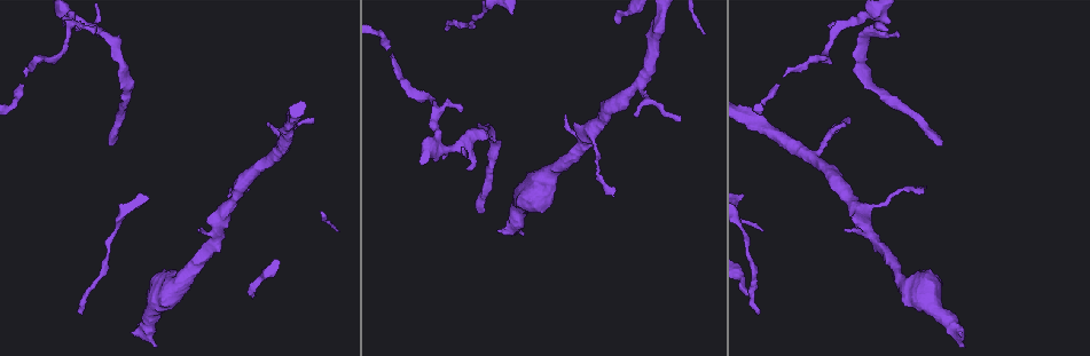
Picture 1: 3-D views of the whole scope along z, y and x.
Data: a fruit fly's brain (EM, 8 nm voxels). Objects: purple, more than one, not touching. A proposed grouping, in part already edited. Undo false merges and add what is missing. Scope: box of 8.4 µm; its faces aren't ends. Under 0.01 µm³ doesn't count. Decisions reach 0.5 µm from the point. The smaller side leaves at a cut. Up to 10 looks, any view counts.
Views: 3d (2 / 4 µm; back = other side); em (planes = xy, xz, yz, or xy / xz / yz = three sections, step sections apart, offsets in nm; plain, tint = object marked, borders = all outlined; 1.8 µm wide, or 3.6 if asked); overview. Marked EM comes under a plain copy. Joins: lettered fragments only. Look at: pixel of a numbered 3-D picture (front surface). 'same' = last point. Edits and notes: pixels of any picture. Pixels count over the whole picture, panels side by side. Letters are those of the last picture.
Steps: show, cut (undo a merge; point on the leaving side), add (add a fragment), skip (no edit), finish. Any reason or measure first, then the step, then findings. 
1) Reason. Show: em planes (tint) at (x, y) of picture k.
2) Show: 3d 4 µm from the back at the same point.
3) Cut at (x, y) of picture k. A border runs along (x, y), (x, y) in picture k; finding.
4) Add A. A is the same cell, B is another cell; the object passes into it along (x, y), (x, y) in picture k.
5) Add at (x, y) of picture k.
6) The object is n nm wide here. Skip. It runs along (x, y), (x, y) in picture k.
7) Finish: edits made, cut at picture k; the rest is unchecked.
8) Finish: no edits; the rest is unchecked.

Free end. Show: em planes (borders) at (467, 170) of picture 1.

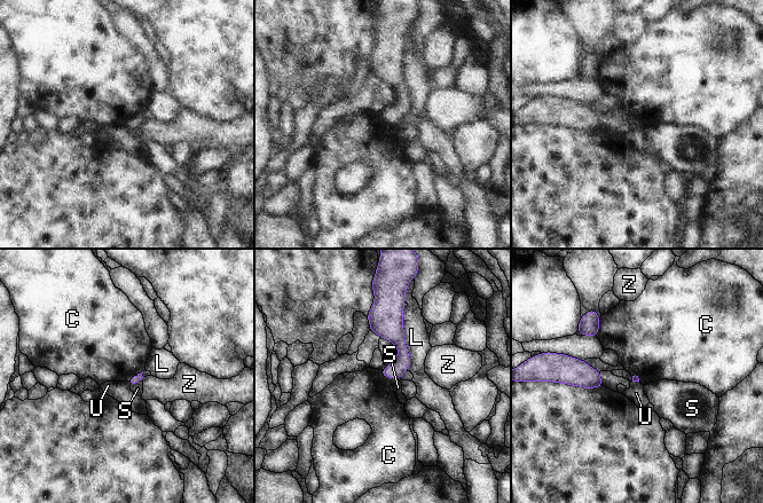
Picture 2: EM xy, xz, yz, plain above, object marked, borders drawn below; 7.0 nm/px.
Skip. C, L, S, U and Z are other cells; none of them fits.

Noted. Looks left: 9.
Branch stops here. Show: em planes (borders) at (782, 77) of picture 1.

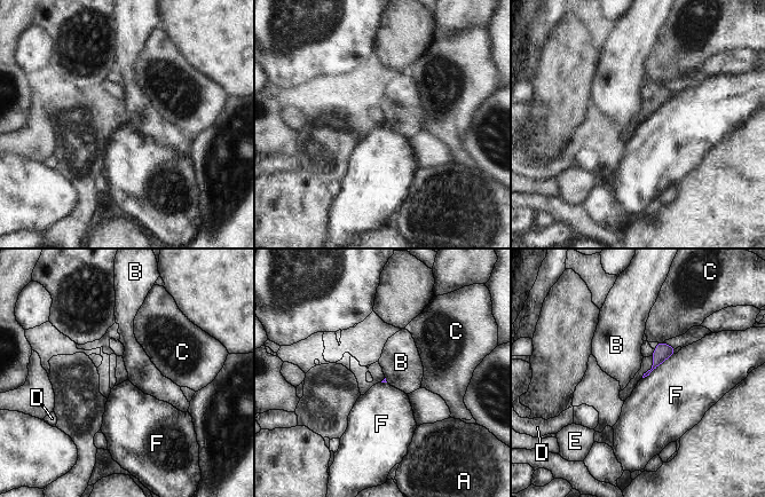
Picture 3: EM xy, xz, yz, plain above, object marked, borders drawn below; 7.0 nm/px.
Skip. A, B, C, D, E and F are other cells; a border runs along (673, 354), (643, 378) in picture 3; none of them fits.

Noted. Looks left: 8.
Long arm stops here. Show: 3d 4 µm at (109, 146) of picture 1.

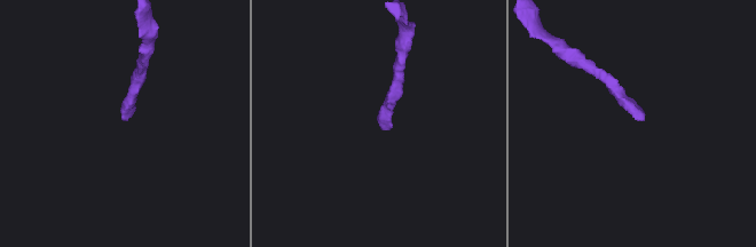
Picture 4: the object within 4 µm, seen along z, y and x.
Need the tissue. Show: em planes (borders) at (382, 126) of picture 4.

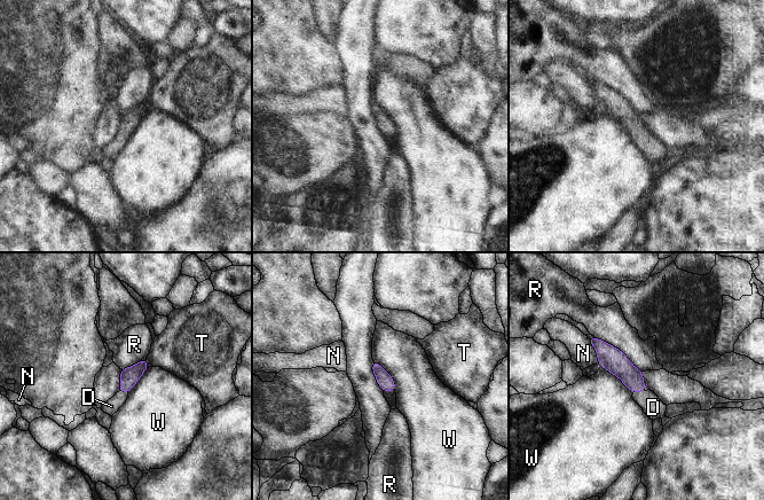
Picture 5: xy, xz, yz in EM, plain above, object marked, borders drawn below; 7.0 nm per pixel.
Add D. D is the same cell, N, R, T and W are other cells; the object passes into it along (617, 364), (638, 391), (653, 407) in picture 5; it goes on there.

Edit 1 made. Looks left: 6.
Long arm stops here. Show: em planes (borders) at (620, 22) of picture 1.

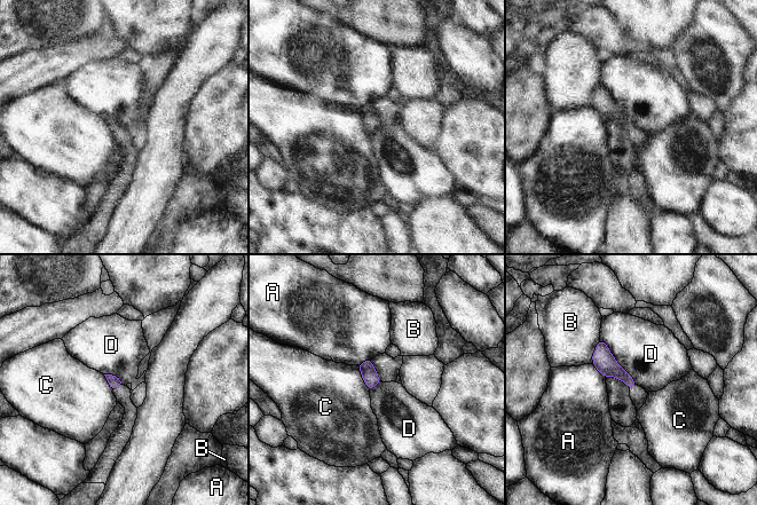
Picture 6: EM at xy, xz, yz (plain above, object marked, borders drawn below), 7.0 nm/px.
Skip. A, B, C and D are other cells; a border runs along (600, 339), (615, 361), (636, 384) in picture 6; none of them fits.

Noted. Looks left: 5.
Finish: edits made, add at picture 5; the rest is unchecked.

